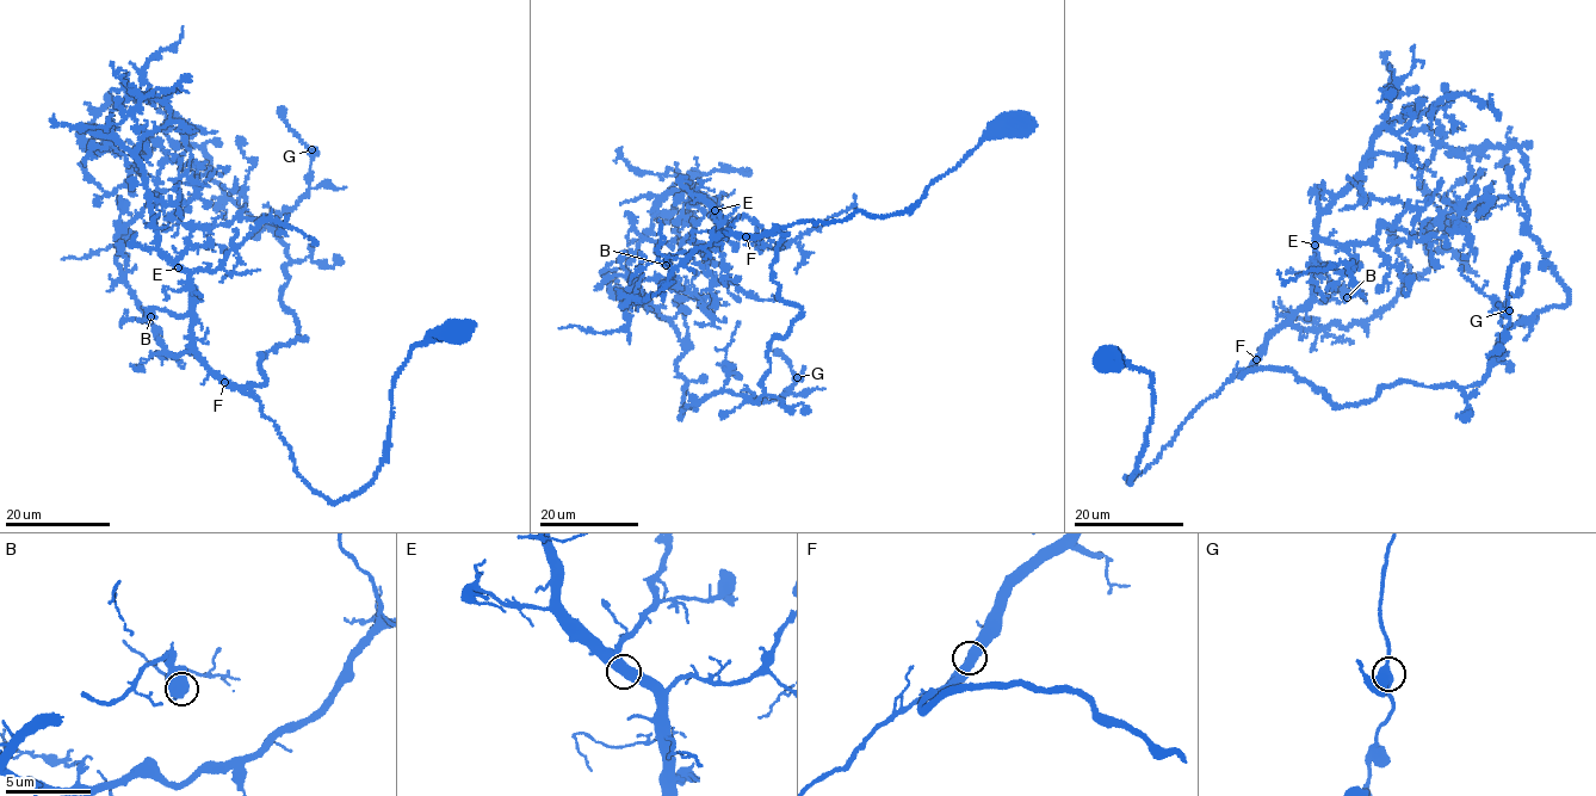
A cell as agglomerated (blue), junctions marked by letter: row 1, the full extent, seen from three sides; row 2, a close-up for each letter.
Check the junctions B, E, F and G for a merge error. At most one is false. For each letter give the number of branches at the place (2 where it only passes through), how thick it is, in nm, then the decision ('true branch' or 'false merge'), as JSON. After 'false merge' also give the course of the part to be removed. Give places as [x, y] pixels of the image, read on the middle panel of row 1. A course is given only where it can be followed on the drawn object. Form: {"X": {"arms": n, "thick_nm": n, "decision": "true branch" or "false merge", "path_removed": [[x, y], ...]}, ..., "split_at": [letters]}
{"B": {"arms": 2, "thick_nm": 550, "decision": "true branch"}, "E": {"arms": 2, "thick_nm": 550, "decision": "true branch"}, "F": {"arms": 2, "thick_nm": 600, "decision": "true branch"}, "G": {"arms": 2, "thick_nm": 550, "decision": "true branch"}, "split_at": []}

